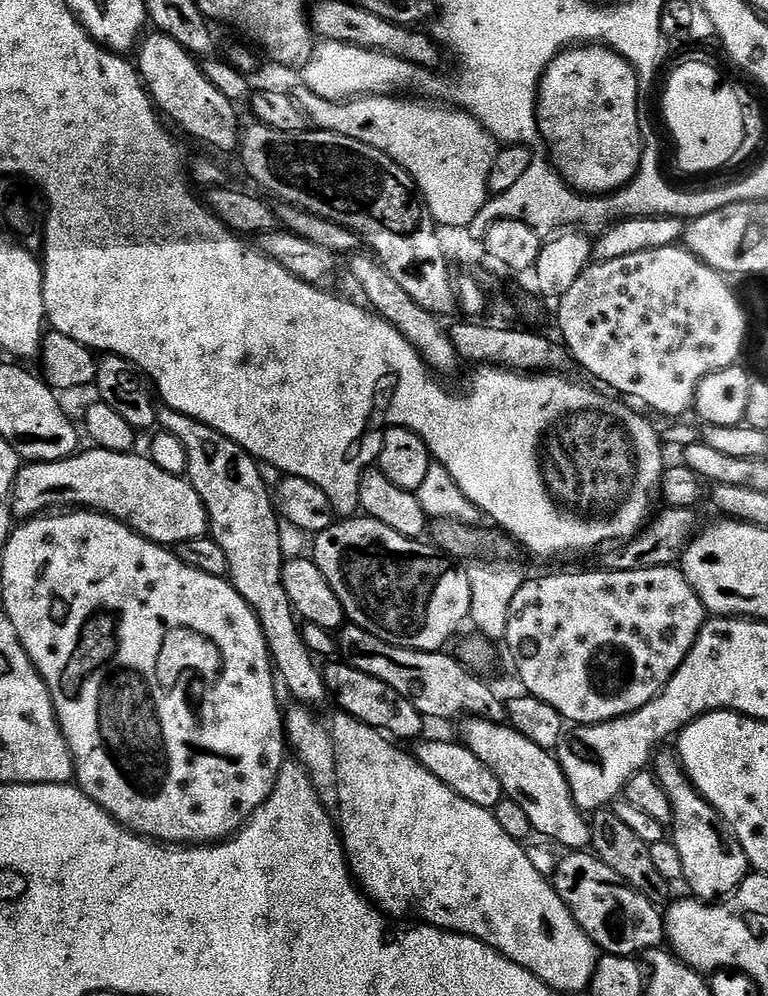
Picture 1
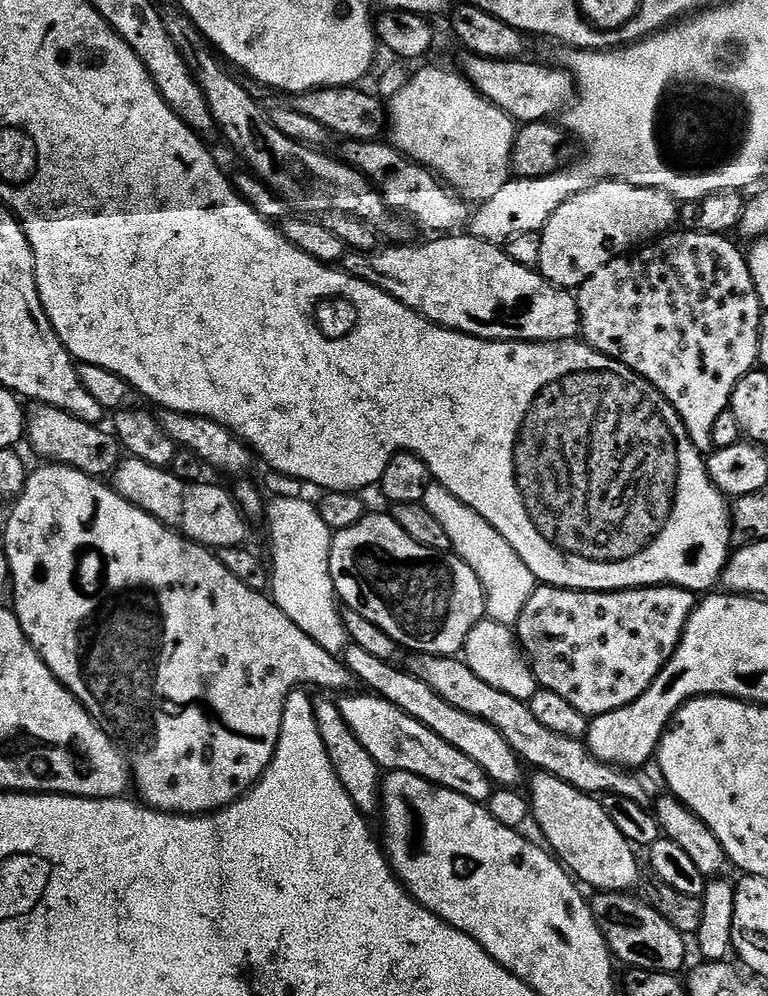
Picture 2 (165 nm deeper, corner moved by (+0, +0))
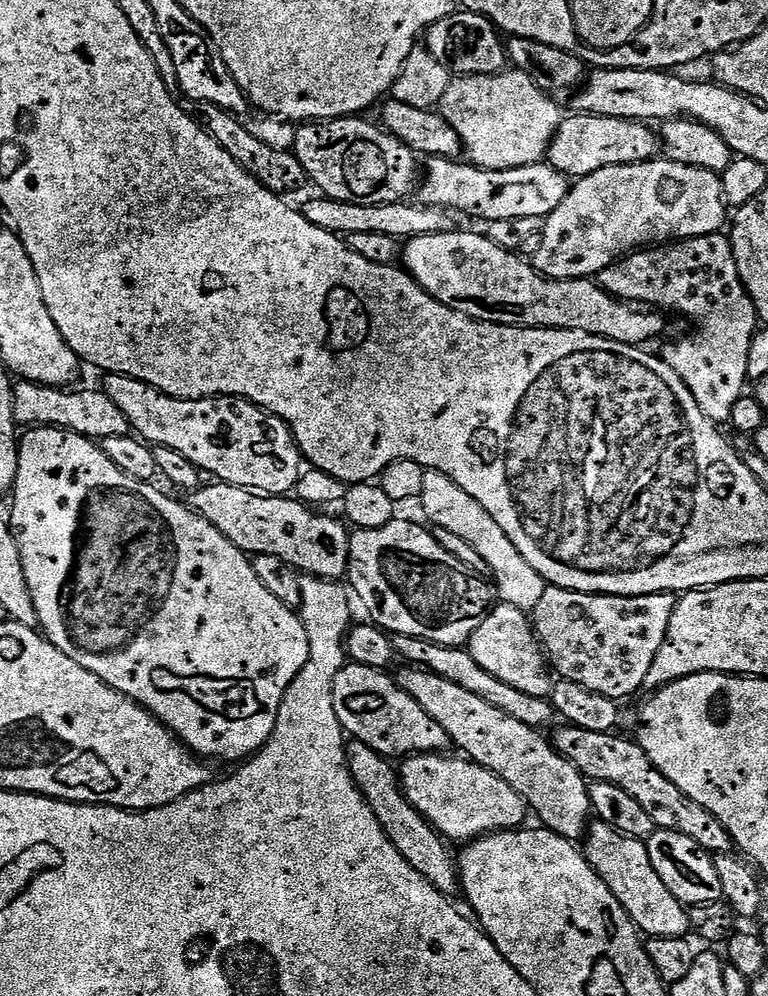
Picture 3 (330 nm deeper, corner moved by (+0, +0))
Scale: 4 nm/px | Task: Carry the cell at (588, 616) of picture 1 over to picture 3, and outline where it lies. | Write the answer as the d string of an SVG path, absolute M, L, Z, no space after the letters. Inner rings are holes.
M548 586L538 606L532 608L530 619L547 663L559 679L576 682L594 694L624 702L627 696L644 688L646 674L650 674L650 666L662 647L662 638L666 638L666 626L670 626L676 601L677 597L671 592L649 596L597 596L590 592L571 592Z

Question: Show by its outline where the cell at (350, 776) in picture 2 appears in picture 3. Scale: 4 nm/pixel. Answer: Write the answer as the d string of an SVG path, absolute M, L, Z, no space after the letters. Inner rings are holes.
M360 740L347 745L348 772L356 788L364 796L364 803L370 806L374 818L382 826L386 838L394 842L394 850L437 888L443 896L452 898L460 892L460 873L457 861L448 854L449 845L443 836L429 824L426 817L408 801L397 769L392 769L391 759L379 756L370 746Z

